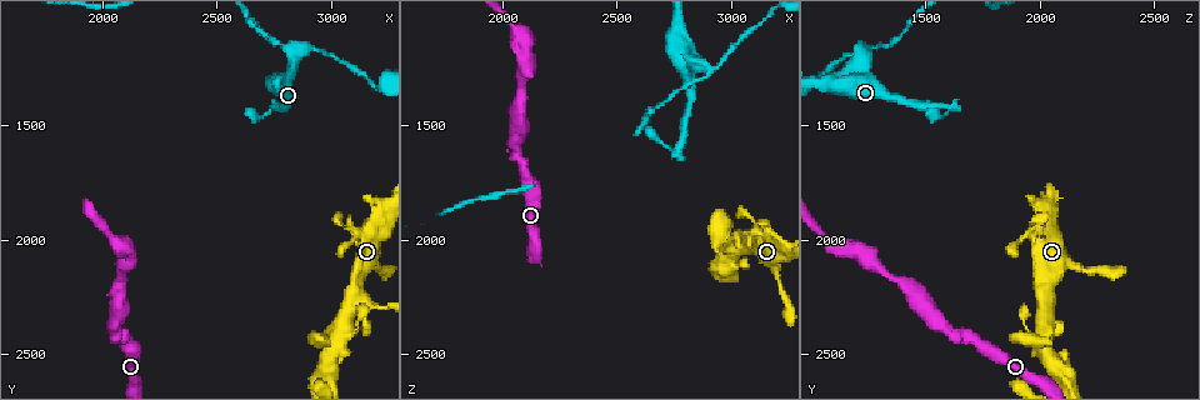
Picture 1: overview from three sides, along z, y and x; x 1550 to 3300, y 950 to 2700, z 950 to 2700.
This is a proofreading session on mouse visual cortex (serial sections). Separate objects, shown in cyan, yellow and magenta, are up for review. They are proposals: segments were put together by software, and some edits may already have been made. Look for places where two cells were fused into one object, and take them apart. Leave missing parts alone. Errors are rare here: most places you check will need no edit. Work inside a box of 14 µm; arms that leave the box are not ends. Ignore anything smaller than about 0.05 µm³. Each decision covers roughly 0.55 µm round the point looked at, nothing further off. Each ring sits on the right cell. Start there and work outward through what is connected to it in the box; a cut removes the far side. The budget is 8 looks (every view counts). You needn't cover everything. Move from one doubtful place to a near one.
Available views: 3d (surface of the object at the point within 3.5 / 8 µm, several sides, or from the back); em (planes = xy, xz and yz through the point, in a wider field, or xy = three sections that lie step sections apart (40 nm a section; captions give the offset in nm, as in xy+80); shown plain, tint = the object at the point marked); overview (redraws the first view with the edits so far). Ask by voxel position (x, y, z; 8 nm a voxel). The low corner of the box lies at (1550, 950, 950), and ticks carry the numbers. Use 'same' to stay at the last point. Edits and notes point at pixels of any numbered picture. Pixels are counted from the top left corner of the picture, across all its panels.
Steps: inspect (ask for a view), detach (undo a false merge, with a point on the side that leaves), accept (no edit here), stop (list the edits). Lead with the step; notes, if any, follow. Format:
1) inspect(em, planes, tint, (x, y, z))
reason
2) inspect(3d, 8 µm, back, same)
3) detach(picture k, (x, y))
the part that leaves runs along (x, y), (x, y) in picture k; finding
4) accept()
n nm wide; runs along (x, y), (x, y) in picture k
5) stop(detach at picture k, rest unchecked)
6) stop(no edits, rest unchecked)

inspect(em, planes, tint, (3050, 1940, 1970))
thick turns thin

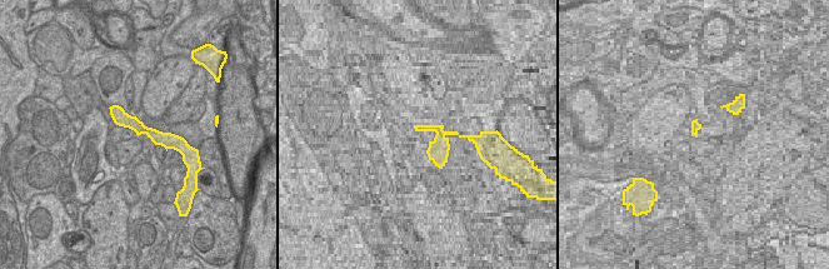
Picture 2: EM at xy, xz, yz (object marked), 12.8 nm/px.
inspect(3d, 3.5 µm, same)
wider look

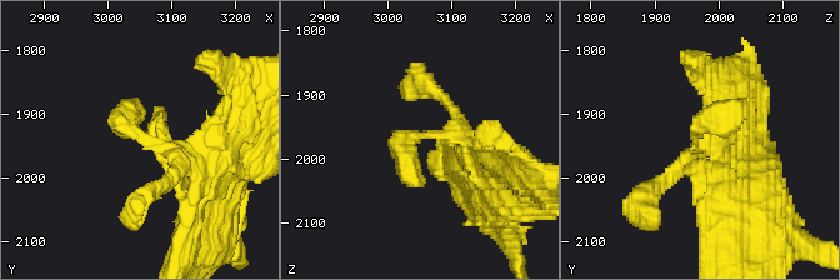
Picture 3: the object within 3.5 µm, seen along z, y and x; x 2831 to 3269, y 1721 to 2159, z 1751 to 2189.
accept()
runs along (113, 109), (158, 138), (176, 140) in picture 2; continuous, no second cell

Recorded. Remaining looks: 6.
inspect(3d, 3.5 µm, (2070, 2220, 1420))
calibre changes

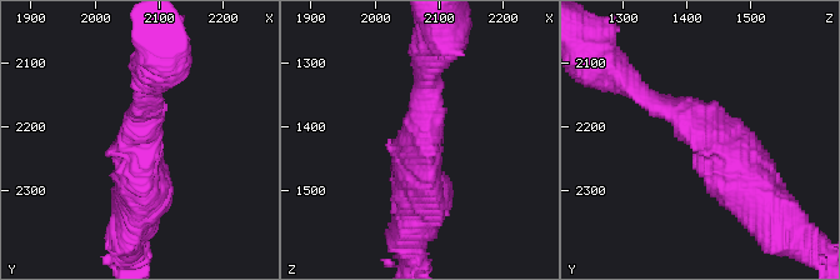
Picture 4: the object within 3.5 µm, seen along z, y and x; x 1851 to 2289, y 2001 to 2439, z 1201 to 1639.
inspect(em, xy, step 5, tint, (2070, 2215, 1430))
arms of 300, 600 nm; now the EM

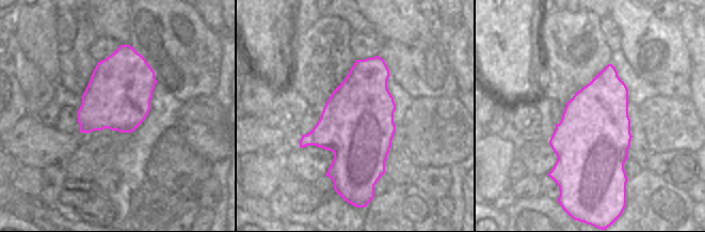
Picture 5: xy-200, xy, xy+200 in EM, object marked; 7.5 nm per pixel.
accept()
runs along (761, 200), (681, 111), (638, 89) in picture 4; continuous, no second cell

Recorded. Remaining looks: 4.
inspect(3d, 8 µm, (2890, 1160, 1240))
abrupt turn

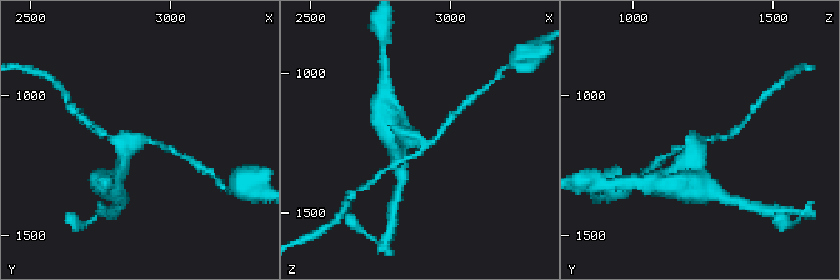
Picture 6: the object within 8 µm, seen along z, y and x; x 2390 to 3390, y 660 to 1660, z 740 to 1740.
inspect(3d, 3.5 µm, (2900, 1160, 1250))

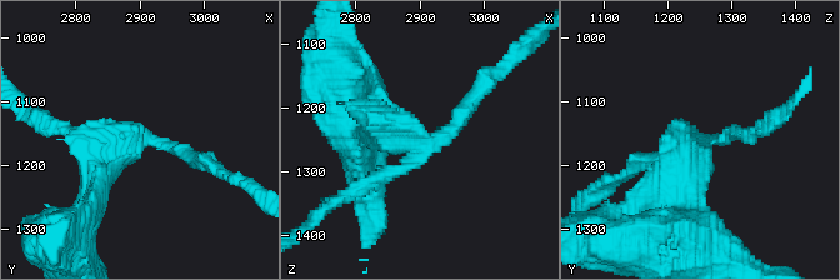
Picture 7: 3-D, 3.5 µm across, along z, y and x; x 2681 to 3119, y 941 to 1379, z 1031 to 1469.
inspect(em, xy, step 1, tint, (2895, 1160, 1250))
3 arms; arms of 200, 200, 400 nm

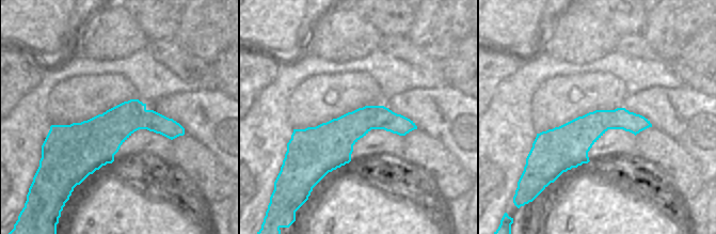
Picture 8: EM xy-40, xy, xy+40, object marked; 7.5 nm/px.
detach(picture 7, (468, 113))
the part that leaves runs along (429, 141), (456, 125), (510, 58) in picture 7; two cells meet here

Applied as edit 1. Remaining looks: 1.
stop(detach at picture 7, rest unchecked)

